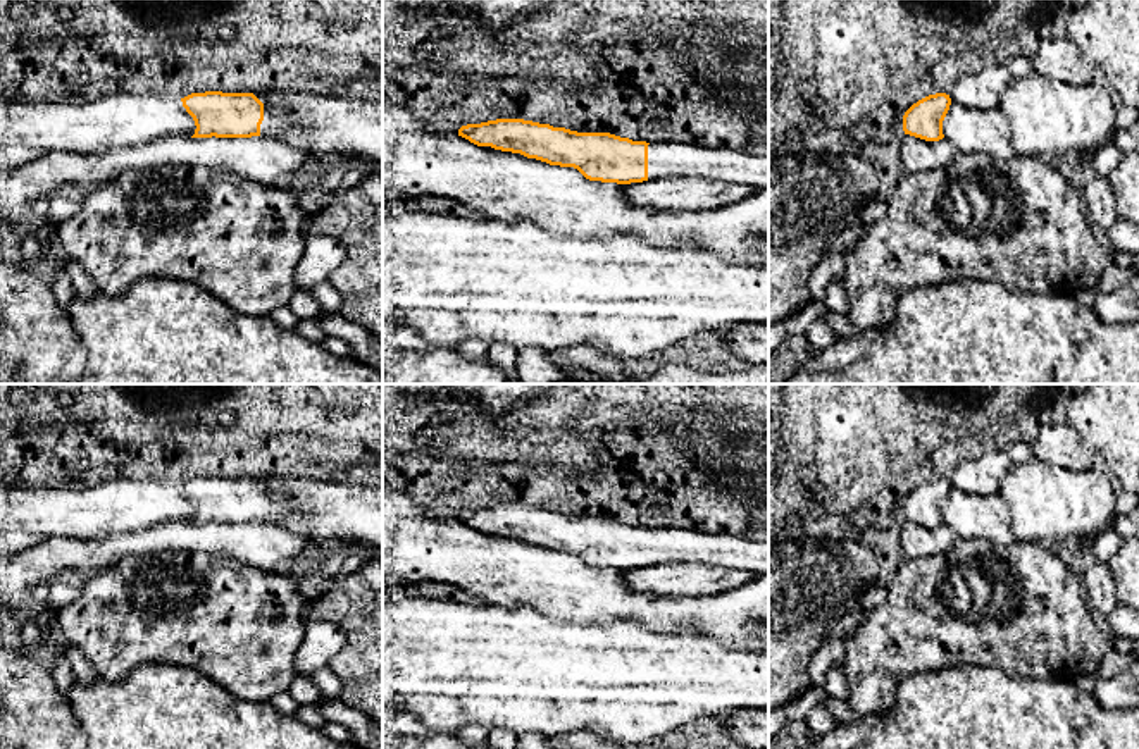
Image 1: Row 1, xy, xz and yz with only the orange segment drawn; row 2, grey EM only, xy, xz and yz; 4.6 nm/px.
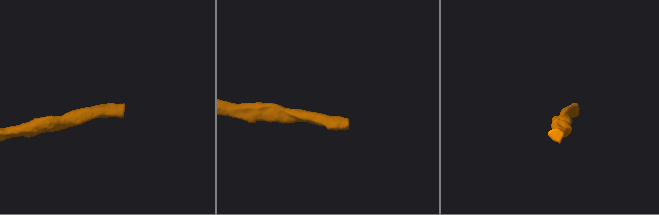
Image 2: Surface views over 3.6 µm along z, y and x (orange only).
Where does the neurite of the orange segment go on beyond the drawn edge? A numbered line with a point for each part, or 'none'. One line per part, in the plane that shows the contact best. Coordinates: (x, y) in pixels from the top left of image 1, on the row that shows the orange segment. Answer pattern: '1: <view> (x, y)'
1: xz (664, 159)

